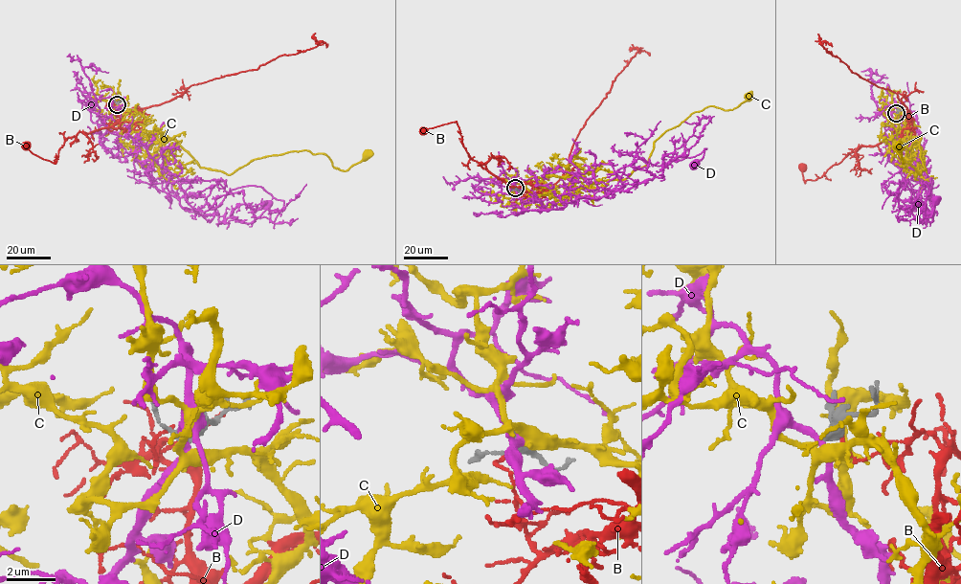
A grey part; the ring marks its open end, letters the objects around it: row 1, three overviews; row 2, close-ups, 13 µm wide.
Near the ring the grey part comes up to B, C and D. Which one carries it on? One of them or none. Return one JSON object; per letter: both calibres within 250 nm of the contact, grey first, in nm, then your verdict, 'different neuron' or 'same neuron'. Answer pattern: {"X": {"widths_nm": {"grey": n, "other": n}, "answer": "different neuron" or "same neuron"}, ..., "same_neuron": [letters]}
{"B": {"widths_nm": {"grey": 440, "other": 140}, "answer": "different neuron"}, "C": {"widths_nm": {"grey": 360, "other": 220}, "answer": "same neuron"}, "D": {"widths_nm": {"grey": 400, "other": 260}, "answer": "different neuron"}, "same_neuron": ["C"]}

